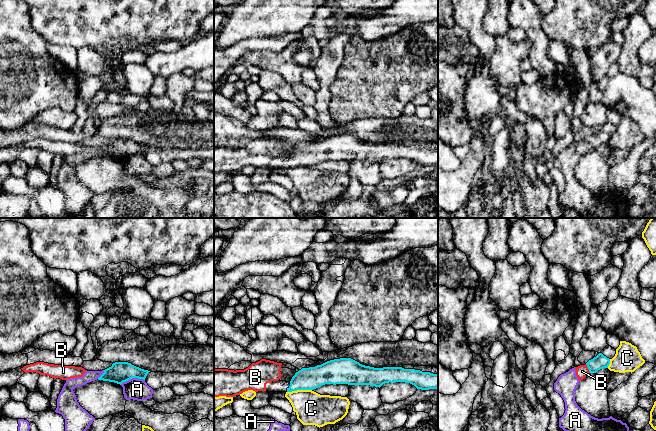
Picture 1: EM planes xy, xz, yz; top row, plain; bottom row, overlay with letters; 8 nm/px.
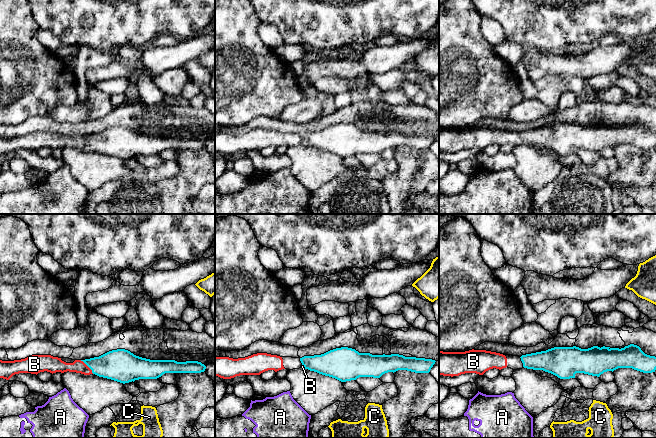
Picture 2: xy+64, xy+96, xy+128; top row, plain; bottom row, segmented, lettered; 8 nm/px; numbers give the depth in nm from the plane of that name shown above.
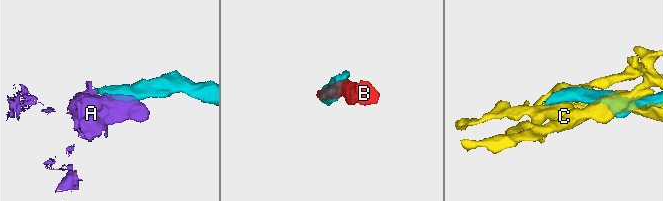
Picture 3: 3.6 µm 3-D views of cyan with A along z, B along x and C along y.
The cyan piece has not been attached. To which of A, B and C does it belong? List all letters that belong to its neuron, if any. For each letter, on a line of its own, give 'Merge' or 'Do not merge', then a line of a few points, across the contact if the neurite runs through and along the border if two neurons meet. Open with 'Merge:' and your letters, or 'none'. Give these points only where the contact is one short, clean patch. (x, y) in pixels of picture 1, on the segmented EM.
Merge: B
A: Do not merge. Line: xy (144, 379), (130, 378), (120, 384)
B: Merge. Line: yz (600, 361), (588, 368), (582, 371)
C: Do not merge. Line: xz (311, 389), (297, 389), (287, 392)

